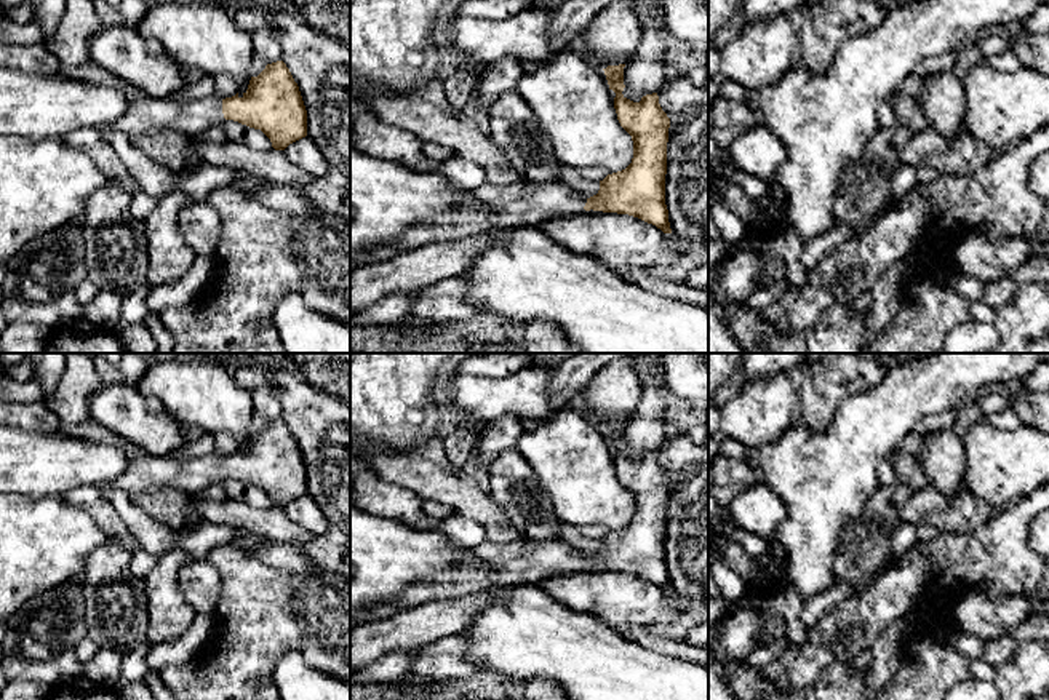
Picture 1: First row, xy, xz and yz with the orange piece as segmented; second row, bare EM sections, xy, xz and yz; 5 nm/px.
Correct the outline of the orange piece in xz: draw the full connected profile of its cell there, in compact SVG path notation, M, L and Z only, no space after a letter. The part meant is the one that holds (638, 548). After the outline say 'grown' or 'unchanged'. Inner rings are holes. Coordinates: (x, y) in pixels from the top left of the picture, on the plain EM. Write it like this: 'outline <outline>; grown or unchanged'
outline M625 422L608 424L603 428L609 447L616 451L617 478L632 494L633 516L625 527L600 539L596 553L585 556L563 539L521 539L512 543L485 540L446 575L409 585L395 603L352 612L350 628L390 618L437 599L462 598L489 583L537 583L542 577L564 572L628 572L672 591L665 563L670 476L662 468L657 451L643 454L640 460L622 452L624 425Z; grown

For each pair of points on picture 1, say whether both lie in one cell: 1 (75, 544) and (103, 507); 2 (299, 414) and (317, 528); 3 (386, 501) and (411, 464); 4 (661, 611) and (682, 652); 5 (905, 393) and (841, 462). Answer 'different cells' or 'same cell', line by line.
1: different cells
2: different cells
3: different cells
4: different cells
5: same cell

